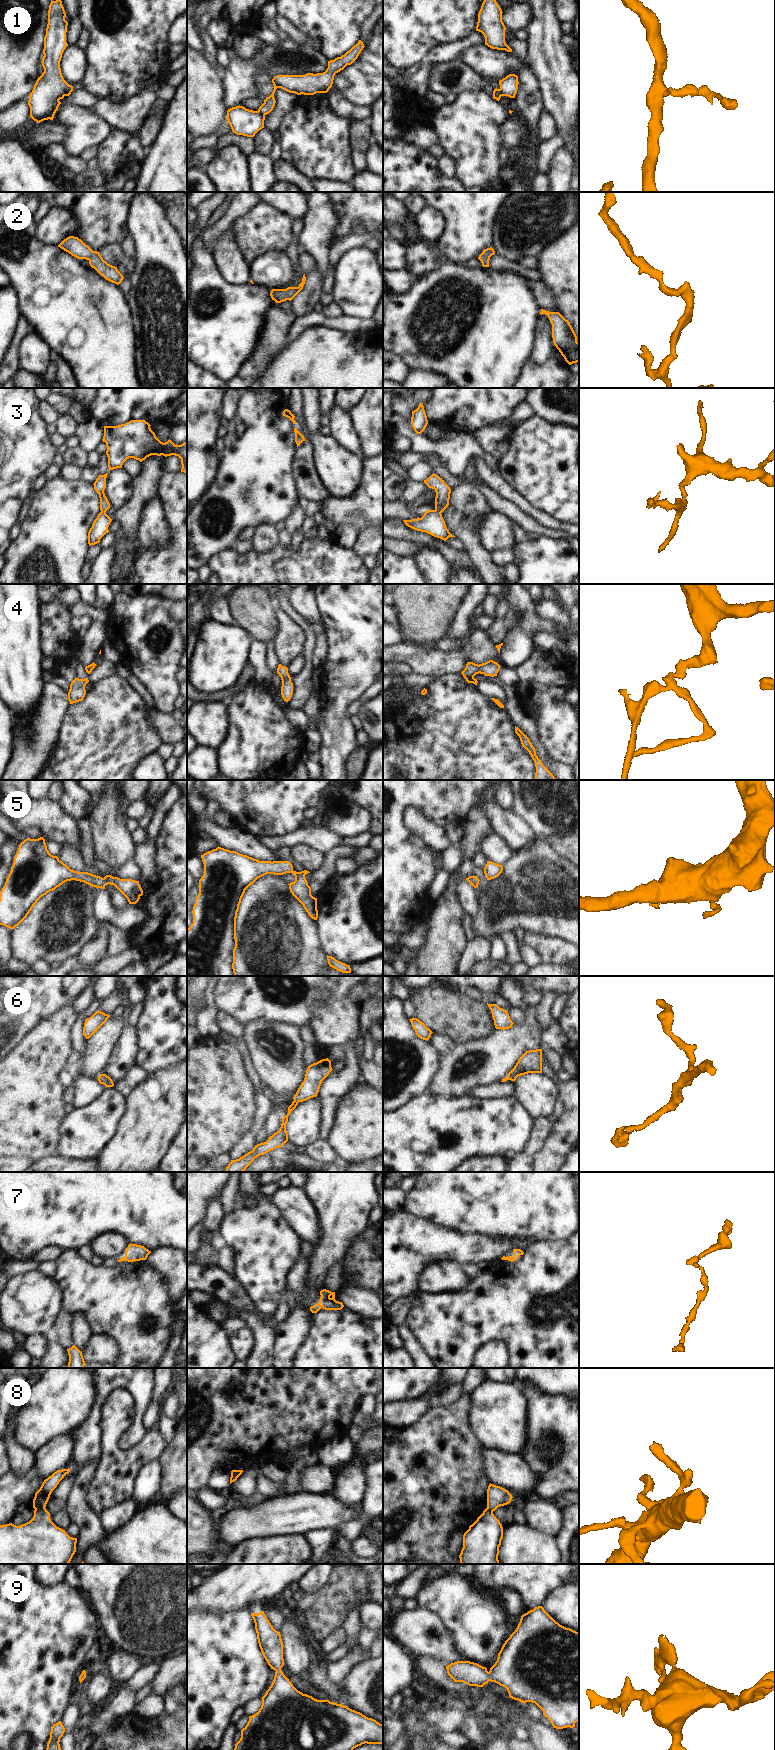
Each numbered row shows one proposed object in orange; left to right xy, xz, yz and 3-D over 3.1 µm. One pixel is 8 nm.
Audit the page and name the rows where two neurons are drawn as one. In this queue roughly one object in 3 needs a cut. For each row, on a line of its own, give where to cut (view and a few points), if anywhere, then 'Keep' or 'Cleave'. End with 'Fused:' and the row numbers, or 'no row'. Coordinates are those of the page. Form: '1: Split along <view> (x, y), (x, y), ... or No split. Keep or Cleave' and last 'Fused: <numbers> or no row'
1: Split along xz (257, 111), (264, 115). Cleave
2: No split. Keep
3: No split. Keep
4: No split. Keep
5: No split. Keep
6: No split. Keep
7: No split. Keep
8: Split along xy (44, 1507), (35, 1509). Cleave
9: No split. Keep
Fused: 1, 8

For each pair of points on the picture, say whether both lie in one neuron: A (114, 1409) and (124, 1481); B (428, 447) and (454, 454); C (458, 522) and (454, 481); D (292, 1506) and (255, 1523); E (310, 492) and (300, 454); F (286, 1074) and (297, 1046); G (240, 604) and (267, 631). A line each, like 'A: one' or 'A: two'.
A: one
B: one
C: two
D: one
E: one
F: one
G: one

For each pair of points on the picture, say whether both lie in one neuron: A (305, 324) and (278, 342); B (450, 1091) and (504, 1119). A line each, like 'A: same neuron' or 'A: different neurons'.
A: different neurons
B: different neurons

